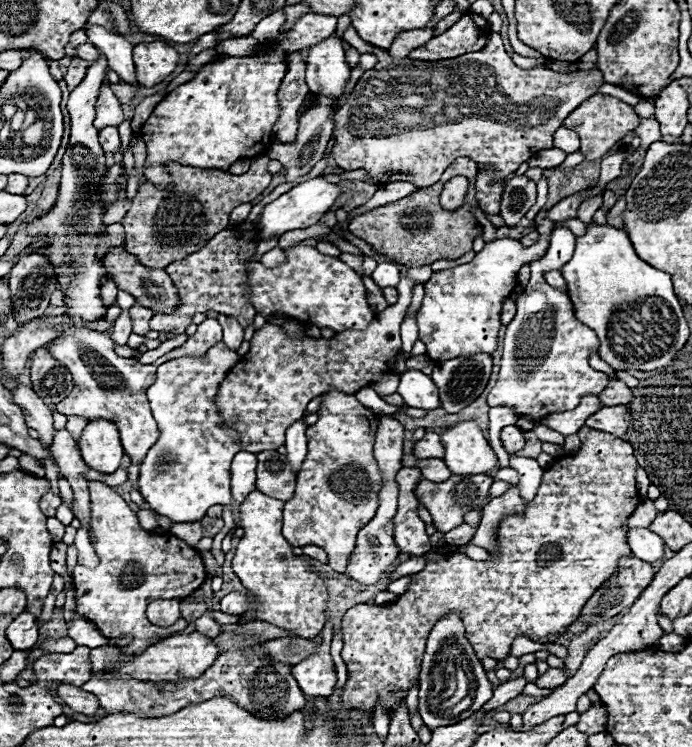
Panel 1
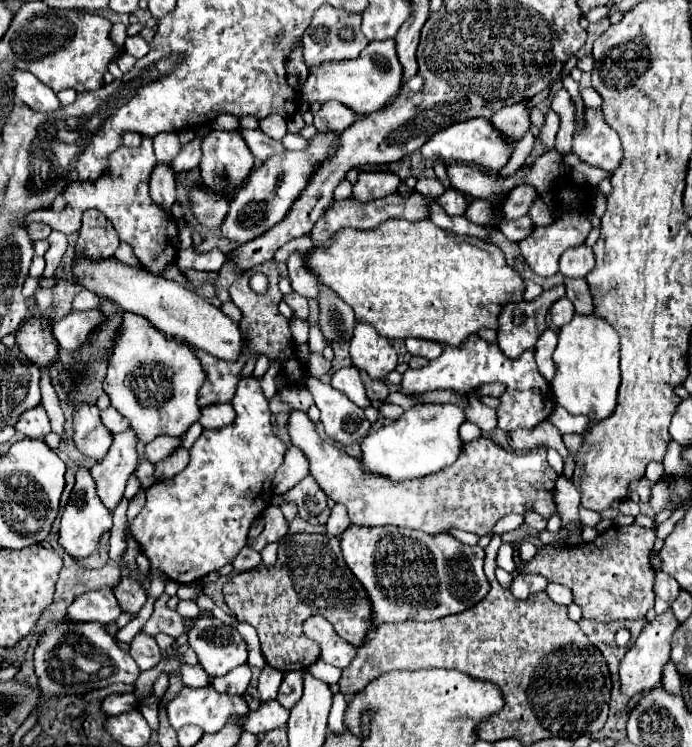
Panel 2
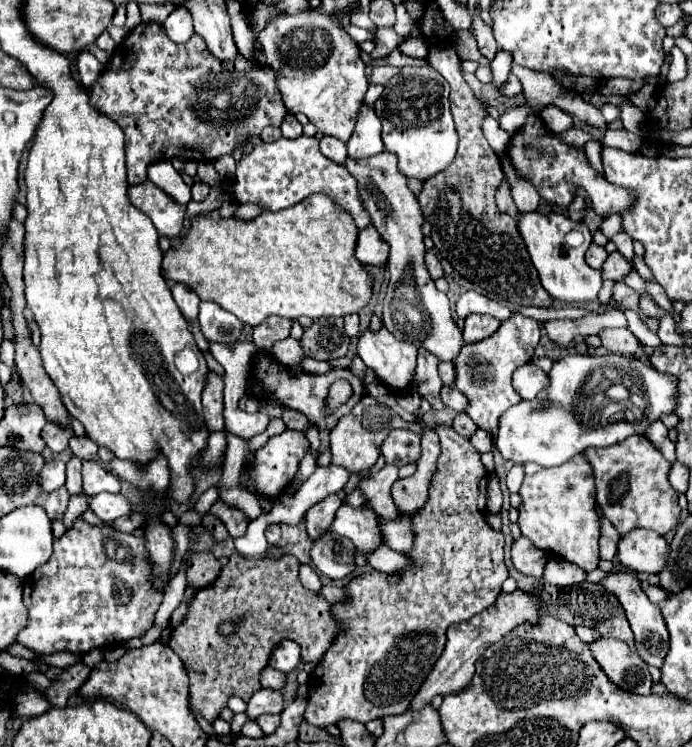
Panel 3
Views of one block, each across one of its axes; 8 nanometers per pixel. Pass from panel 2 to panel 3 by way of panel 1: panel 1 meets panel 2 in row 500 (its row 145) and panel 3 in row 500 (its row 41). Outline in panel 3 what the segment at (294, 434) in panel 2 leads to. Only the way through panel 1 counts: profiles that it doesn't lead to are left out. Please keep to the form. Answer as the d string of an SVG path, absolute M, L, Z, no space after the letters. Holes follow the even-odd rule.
M490 474L488 478L488 504L486 504L486 510L490 514L498 514L502 508L502 492L500 492L500 486L498 486L498 478L496 474Z

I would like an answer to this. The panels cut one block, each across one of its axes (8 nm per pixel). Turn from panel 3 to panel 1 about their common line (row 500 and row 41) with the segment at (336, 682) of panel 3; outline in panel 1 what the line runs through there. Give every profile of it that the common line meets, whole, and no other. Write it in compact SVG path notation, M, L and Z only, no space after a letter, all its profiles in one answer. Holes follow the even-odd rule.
M466 14L460 22L448 28L444 34L430 38L424 46L412 50L412 60L448 60L466 52L478 52L484 48L490 36L490 24L482 16Z

